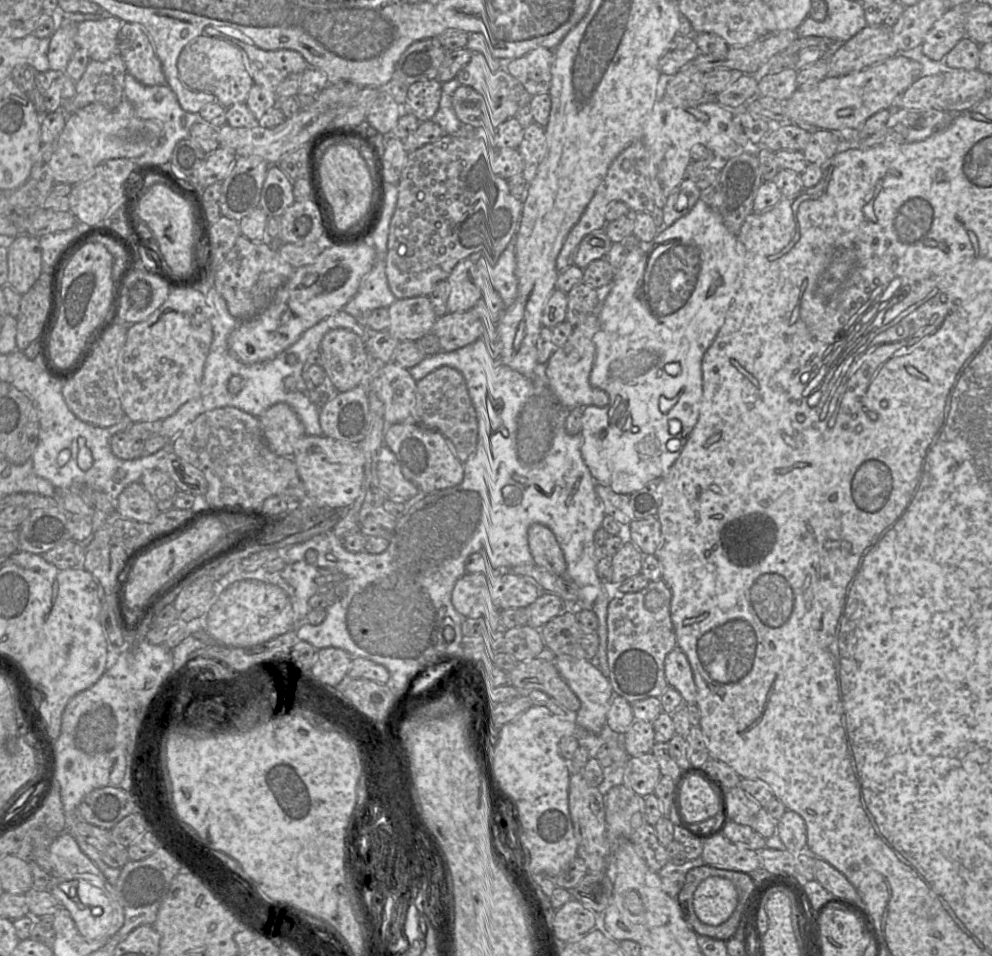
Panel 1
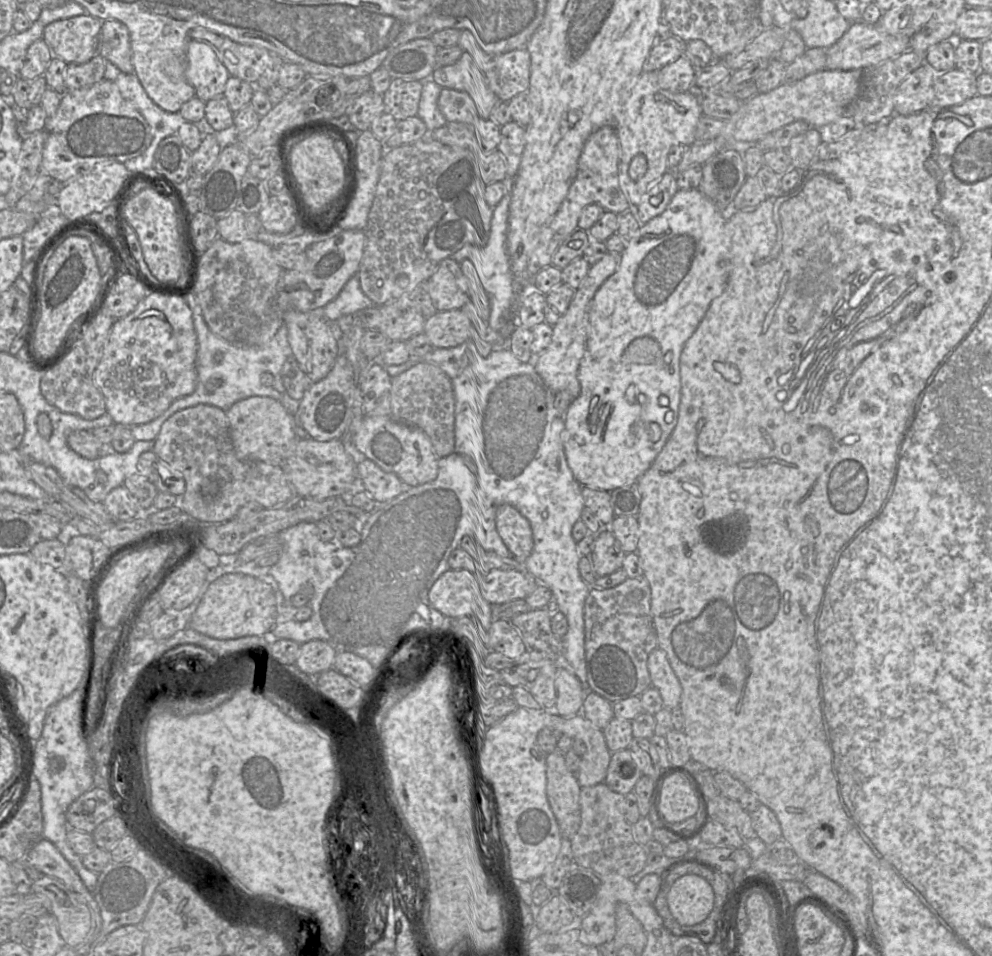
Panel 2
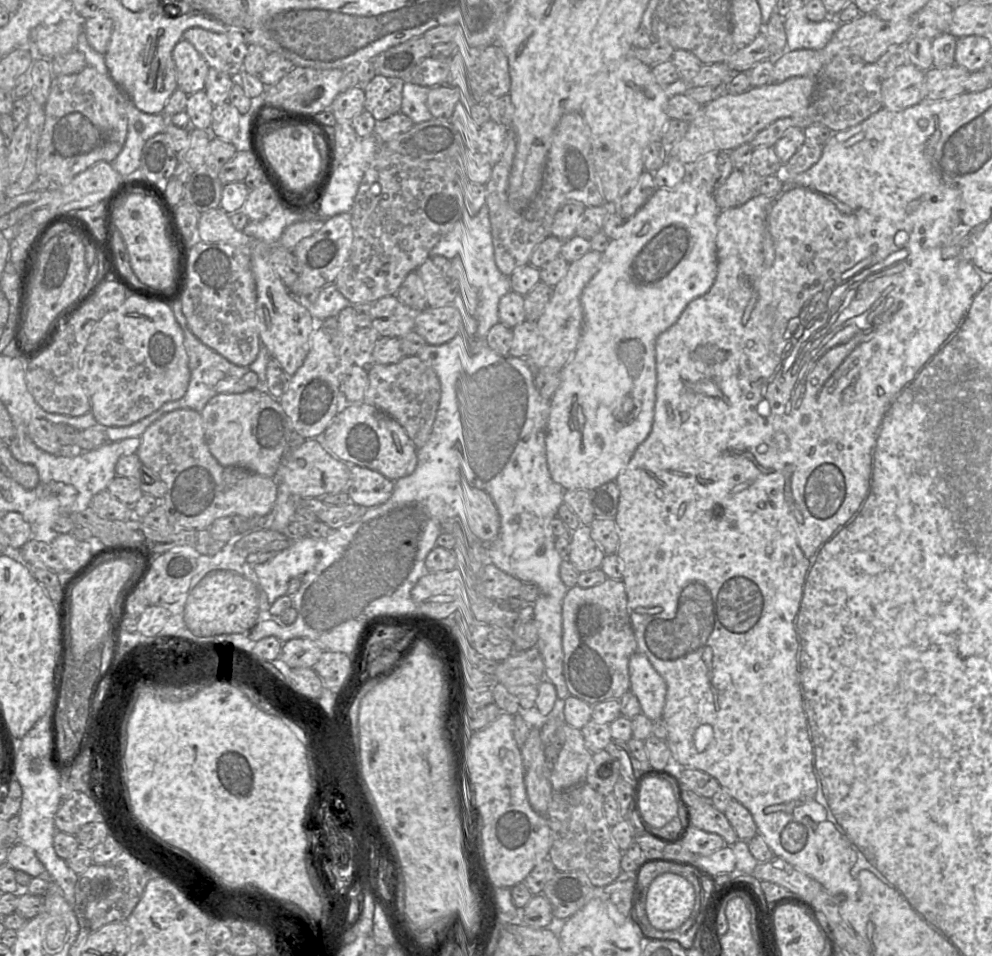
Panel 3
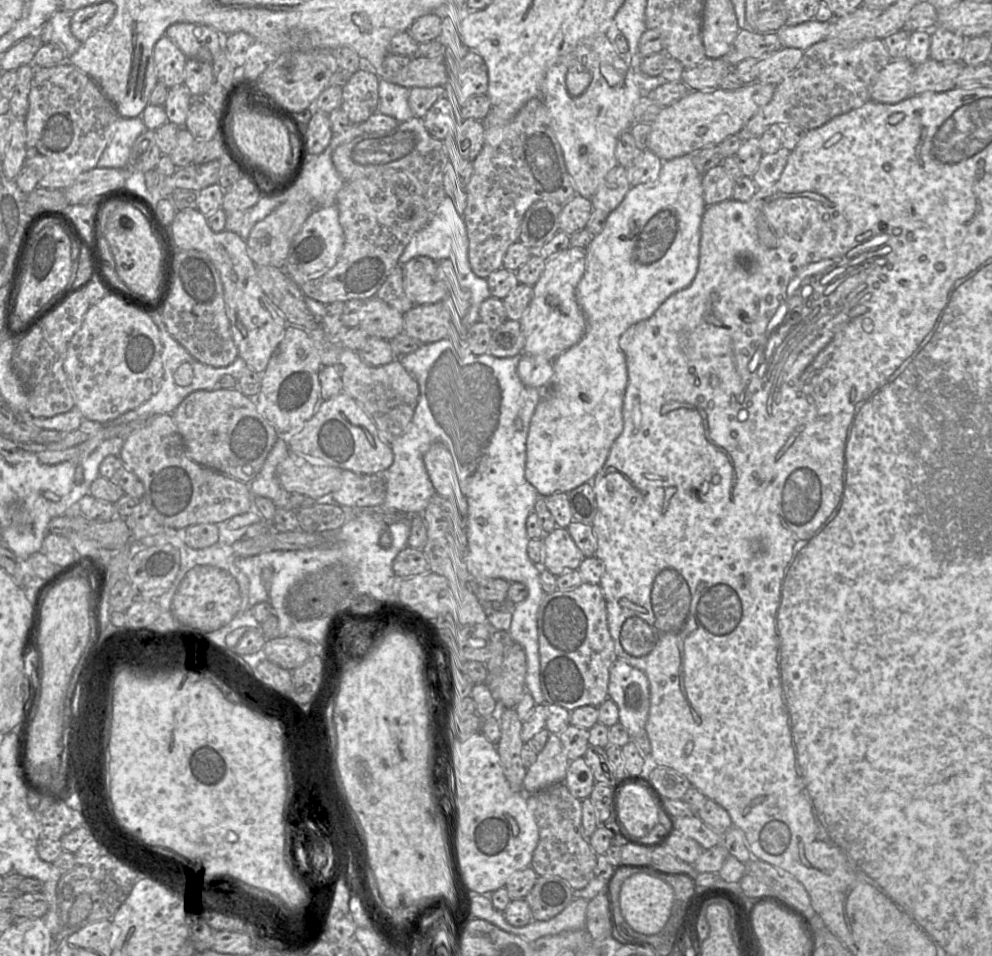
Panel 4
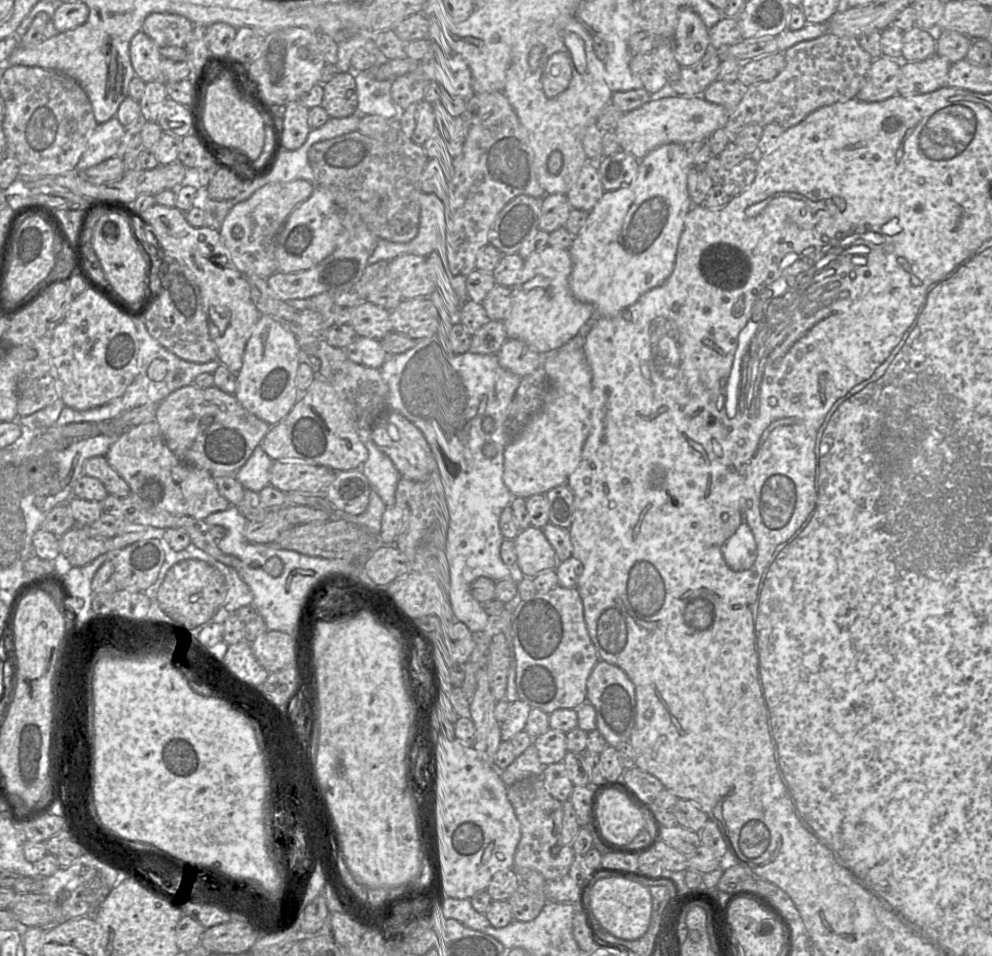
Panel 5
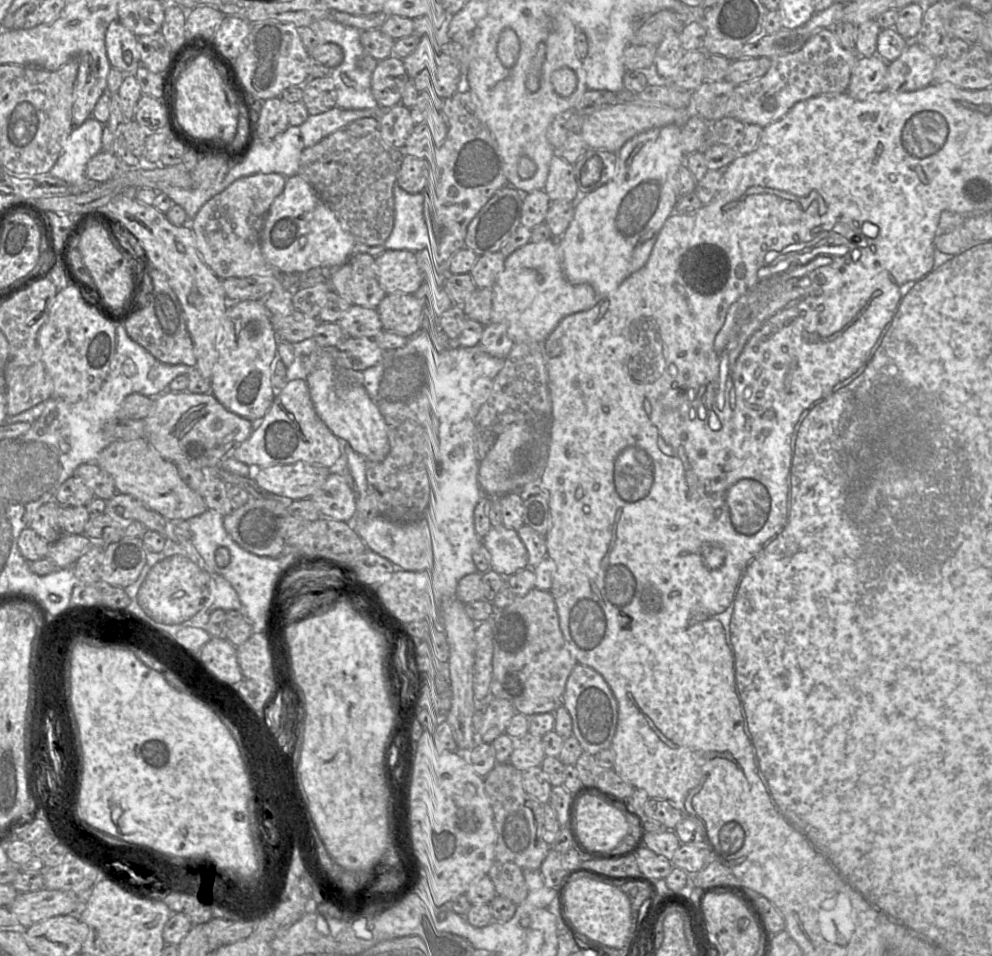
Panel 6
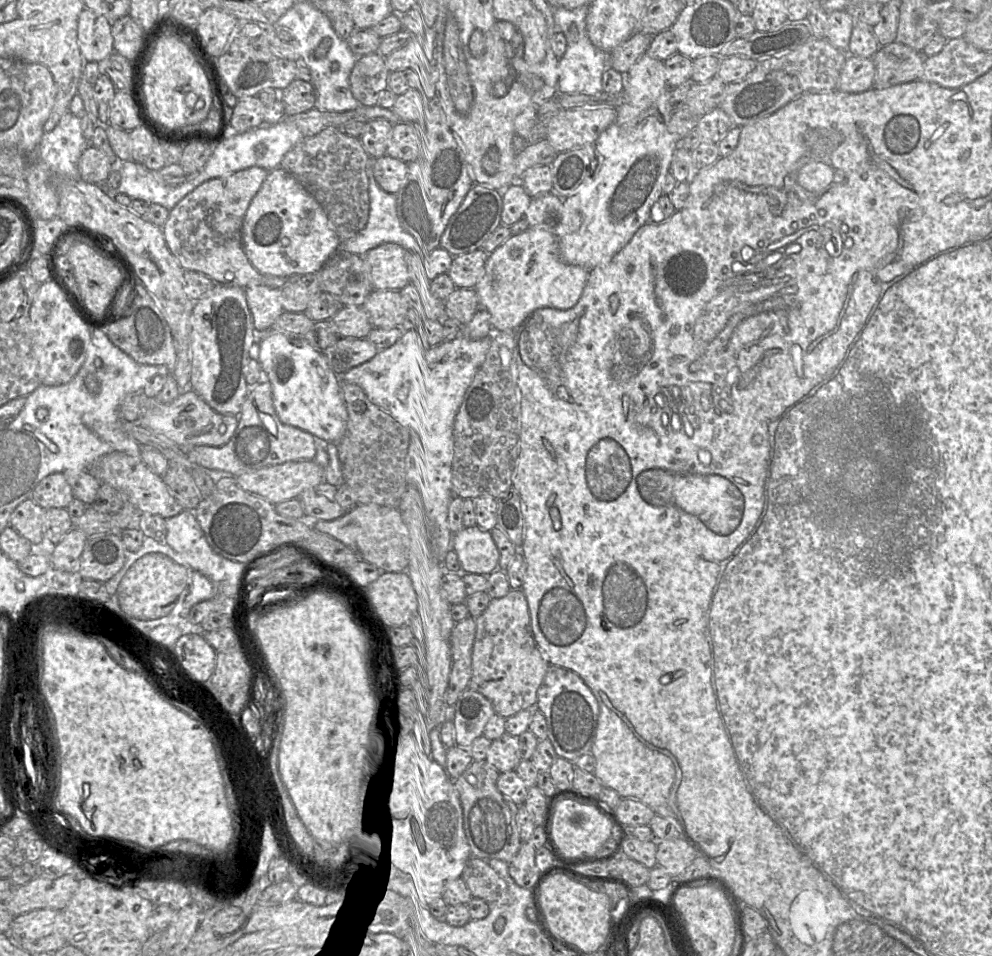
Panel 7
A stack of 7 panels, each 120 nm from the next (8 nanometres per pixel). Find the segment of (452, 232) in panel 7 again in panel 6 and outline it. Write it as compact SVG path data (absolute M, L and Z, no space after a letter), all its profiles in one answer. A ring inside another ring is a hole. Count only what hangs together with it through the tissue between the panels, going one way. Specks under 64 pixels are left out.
M505 186L495 192L467 227L465 248L483 255L499 252L515 231L522 225L522 207L524 194L519 190Z

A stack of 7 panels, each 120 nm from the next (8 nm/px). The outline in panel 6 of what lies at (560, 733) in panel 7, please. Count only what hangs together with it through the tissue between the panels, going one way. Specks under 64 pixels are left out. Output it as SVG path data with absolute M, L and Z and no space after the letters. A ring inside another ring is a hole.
M576 664L568 677L562 697L564 707L572 720L572 735L578 740L583 753L595 755L611 746L618 720L618 702L611 688L593 668Z

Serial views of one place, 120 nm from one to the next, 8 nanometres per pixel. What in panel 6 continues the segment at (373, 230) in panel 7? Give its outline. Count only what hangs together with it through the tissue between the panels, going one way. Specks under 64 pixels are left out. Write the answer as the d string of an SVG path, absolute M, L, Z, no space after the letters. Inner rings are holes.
M395 188L394 227L383 245L356 244L355 253L367 253L377 257L386 250L410 250L418 252L433 248L433 238L424 215L425 197L422 193L409 193Z

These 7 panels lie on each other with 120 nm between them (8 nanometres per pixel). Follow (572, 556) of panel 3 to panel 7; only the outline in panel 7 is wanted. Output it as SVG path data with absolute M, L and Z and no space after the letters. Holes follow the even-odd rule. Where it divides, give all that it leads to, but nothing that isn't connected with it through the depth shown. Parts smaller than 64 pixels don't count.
M477 526L464 528L454 534L452 550L462 574L488 576L499 569L500 553L491 531Z

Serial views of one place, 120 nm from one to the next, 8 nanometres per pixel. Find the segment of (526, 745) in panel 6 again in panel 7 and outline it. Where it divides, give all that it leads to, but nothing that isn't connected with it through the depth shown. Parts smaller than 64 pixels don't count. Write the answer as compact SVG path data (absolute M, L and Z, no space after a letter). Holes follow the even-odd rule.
M507 733L491 742L485 757L500 773L514 771L522 759L518 736Z

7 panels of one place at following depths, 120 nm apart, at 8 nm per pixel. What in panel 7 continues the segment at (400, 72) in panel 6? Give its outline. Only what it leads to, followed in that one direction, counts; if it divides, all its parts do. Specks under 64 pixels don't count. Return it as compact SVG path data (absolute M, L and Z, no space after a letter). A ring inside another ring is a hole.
M377 53L358 56L349 74L354 98L363 106L390 108L397 95L387 90L389 72L384 56Z

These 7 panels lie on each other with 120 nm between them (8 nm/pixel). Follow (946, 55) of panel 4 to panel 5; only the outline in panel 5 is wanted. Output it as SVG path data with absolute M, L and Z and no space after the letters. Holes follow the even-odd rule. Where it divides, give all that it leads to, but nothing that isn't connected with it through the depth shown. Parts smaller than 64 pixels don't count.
M913 27L904 31L902 62L922 61L936 55L936 32Z

